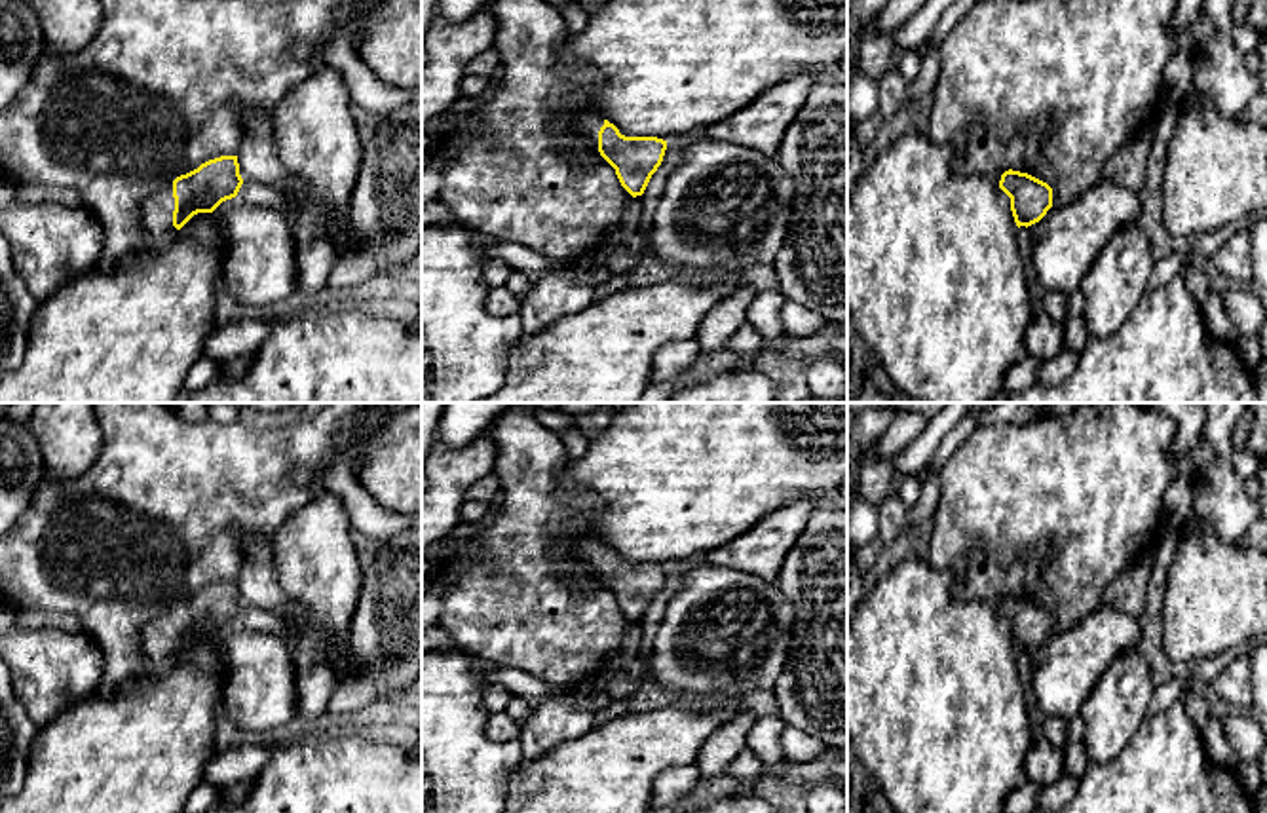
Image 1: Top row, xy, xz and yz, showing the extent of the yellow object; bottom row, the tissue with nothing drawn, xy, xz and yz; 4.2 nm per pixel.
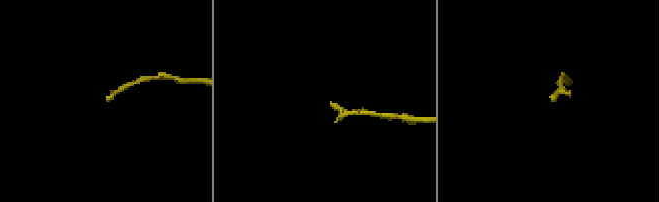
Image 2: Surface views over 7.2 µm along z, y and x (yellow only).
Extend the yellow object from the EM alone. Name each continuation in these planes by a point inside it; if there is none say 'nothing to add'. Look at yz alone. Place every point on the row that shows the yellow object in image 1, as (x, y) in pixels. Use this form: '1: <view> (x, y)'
nothing to add

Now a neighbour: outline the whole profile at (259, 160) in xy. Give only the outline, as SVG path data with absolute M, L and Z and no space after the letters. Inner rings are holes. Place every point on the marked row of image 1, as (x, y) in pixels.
M255 114L247 120L236 156L243 182L262 182L277 190L283 196L281 215L294 226L306 213L304 182L283 167L270 116Z

